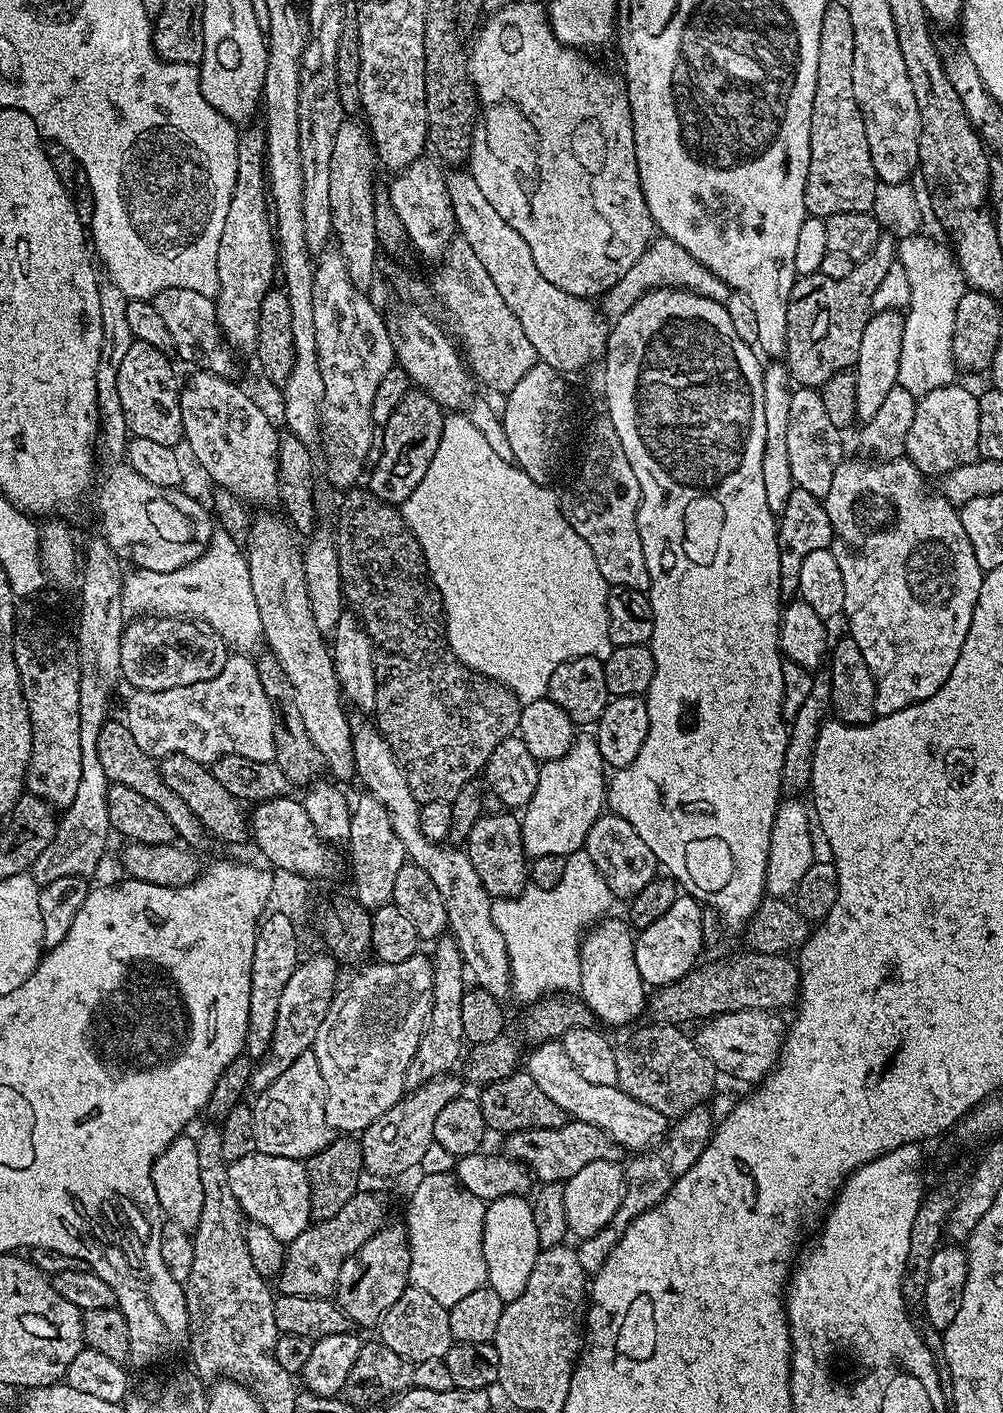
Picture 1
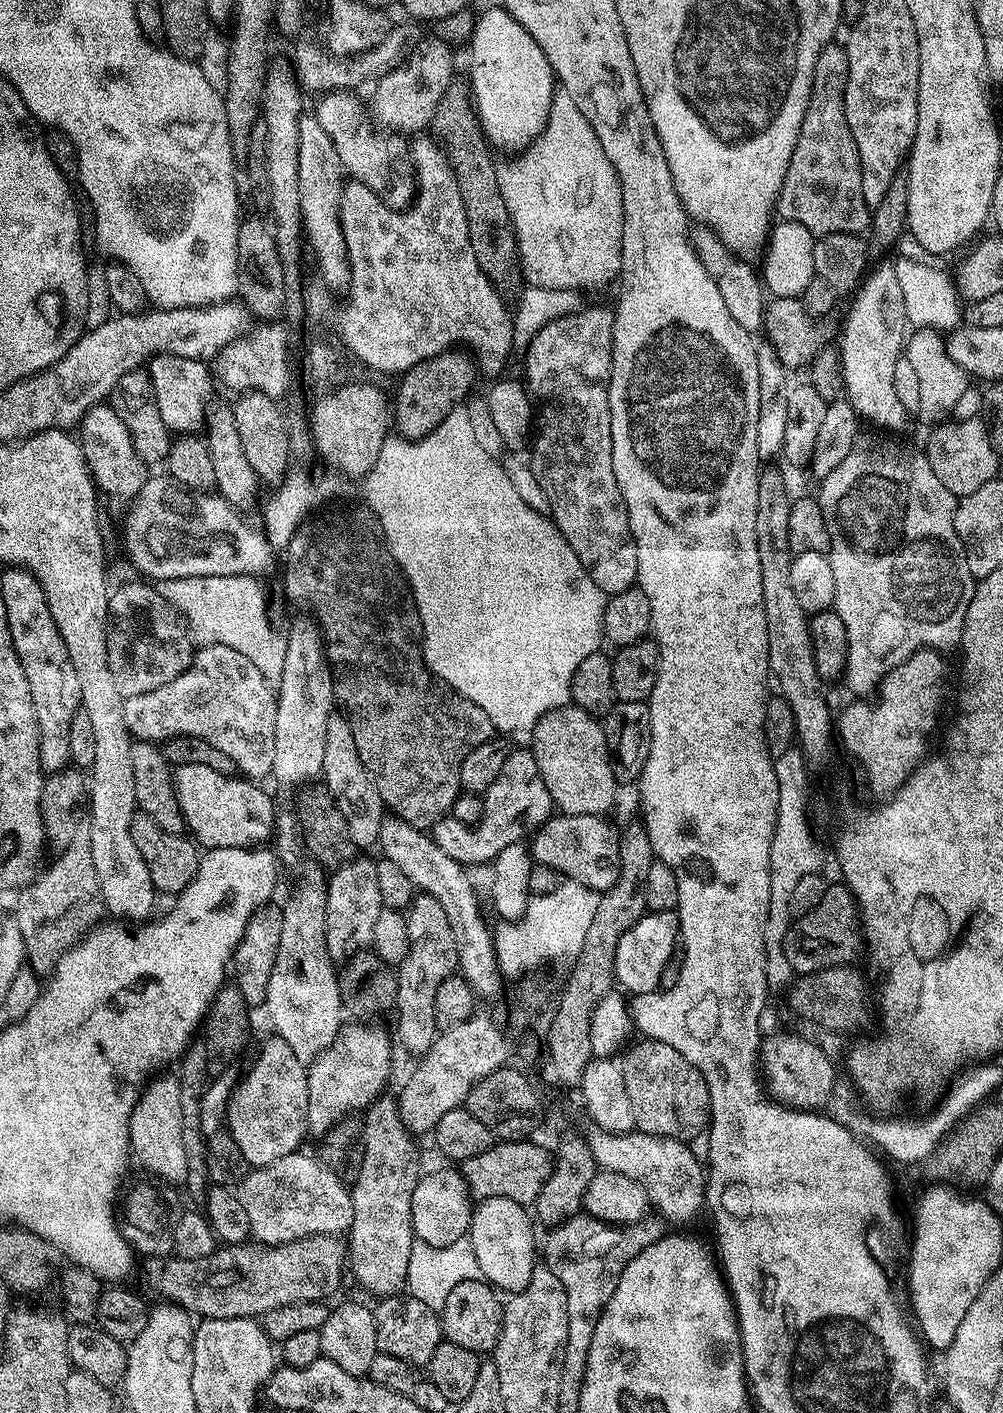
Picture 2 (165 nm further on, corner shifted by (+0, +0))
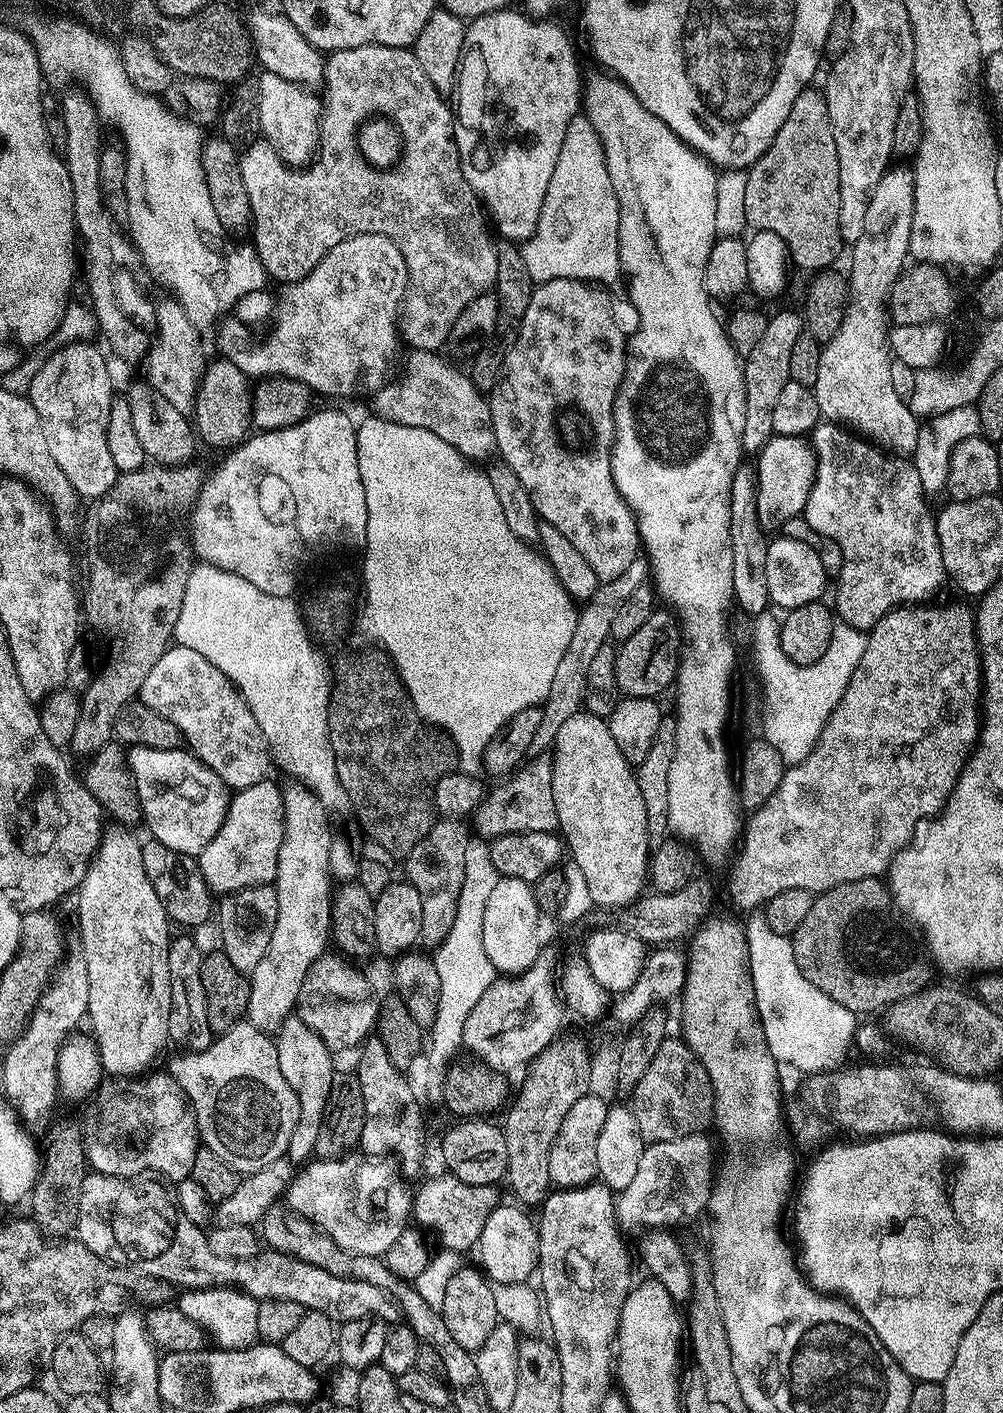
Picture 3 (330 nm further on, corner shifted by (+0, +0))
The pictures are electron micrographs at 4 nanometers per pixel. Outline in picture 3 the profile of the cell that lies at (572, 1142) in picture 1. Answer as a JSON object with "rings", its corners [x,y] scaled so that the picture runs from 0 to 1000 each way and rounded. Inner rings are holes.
{"rings":[[[450,831],[431,832],[419,841],[414,841],[411,851],[411,861],[419,863],[424,870],[433,869],[444,884],[448,886],[466,887],[466,883],[474,884],[479,880],[481,868],[485,862],[500,851],[499,841],[494,838],[481,839],[461,837],[461,834]]]}

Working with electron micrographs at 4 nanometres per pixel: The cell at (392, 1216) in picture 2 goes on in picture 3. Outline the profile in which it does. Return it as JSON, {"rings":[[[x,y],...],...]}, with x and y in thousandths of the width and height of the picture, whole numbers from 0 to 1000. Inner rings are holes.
{"rings":[[[368,732],[367,735],[358,740],[358,745],[359,748],[355,750],[353,758],[365,783],[358,815],[363,817],[392,815],[399,820],[398,832],[403,834],[415,832],[423,824],[423,793],[419,791],[415,773],[407,768],[407,764],[403,762],[406,761],[395,756],[393,752],[389,752],[385,740],[381,740],[375,732]]]}

